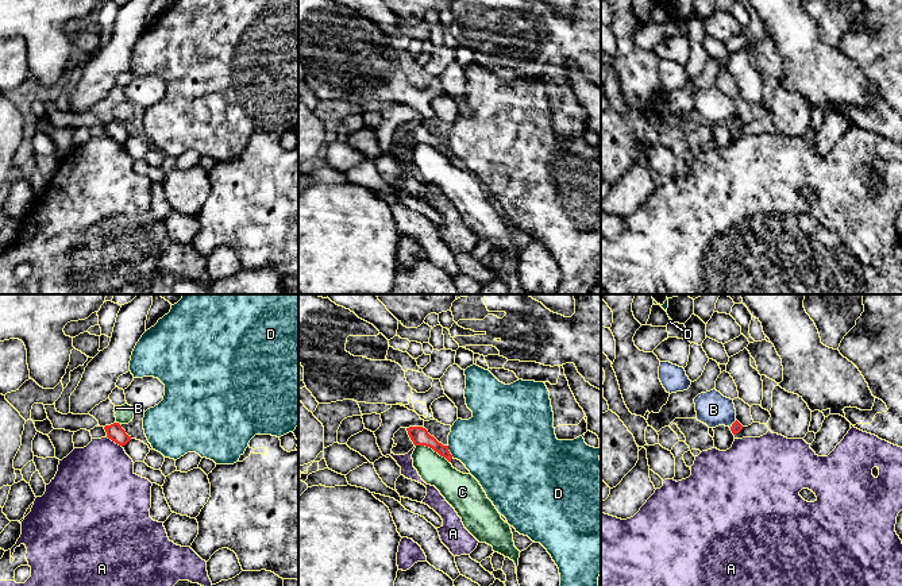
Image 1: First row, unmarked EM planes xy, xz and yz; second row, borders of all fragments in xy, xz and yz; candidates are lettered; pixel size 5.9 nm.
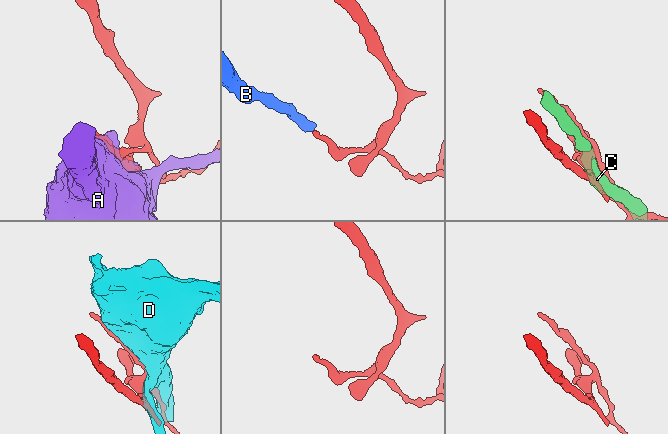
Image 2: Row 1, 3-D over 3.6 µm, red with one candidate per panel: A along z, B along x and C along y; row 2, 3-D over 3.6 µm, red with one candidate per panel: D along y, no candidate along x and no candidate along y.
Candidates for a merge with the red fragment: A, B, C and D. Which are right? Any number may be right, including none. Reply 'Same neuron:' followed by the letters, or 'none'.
Same neuron: none

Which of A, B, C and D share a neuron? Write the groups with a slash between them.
A / B C / D

